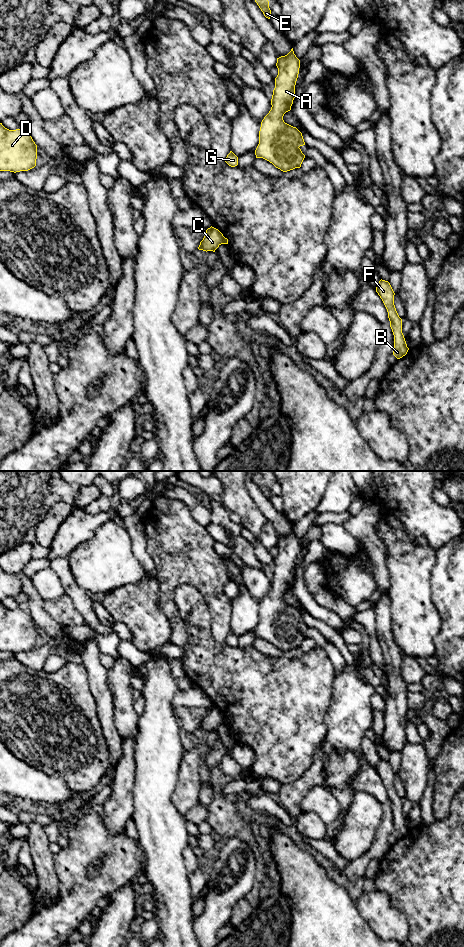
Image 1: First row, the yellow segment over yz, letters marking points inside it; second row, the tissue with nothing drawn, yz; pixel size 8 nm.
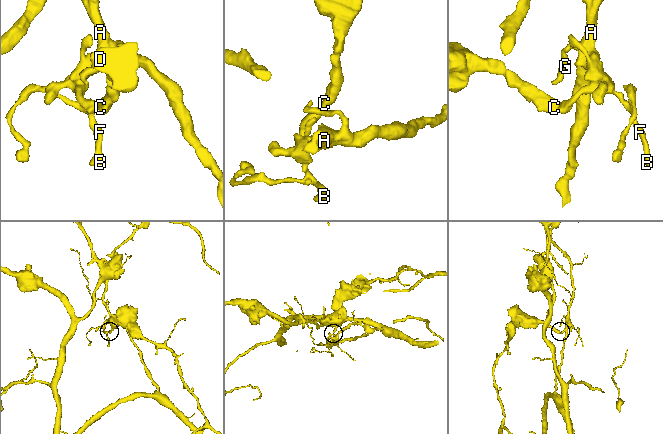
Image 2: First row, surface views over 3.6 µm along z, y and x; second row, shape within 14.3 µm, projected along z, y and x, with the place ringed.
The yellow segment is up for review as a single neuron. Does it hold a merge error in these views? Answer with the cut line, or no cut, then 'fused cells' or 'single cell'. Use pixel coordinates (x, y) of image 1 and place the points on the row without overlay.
cut yz (225, 718), (223, 723); fused cells

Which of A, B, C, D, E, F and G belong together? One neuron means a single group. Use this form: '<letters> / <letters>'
A B E F G / C D

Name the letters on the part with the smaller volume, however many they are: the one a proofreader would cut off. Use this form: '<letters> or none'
C, D

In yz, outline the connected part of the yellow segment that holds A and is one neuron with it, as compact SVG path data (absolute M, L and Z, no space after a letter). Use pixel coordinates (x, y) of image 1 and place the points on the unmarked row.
M293 528L285 535L277 538L278 555L275 558L275 568L271 579L271 590L261 602L259 624L255 630L256 638L263 638L283 652L300 648L305 638L300 626L305 625L302 613L284 602L283 596L291 590L295 578L295 565L299 554L300 540L294 534Z

